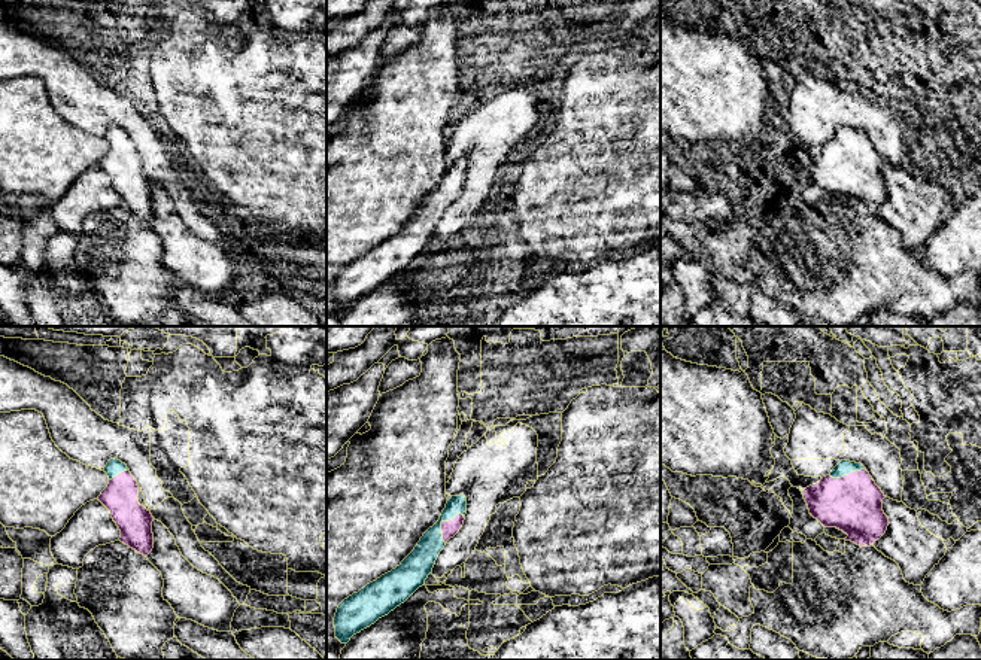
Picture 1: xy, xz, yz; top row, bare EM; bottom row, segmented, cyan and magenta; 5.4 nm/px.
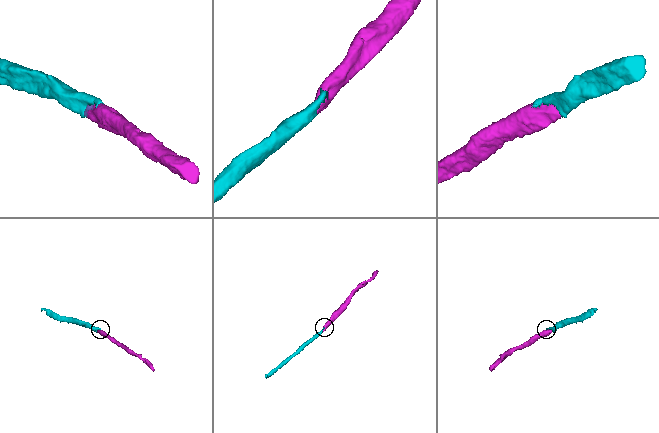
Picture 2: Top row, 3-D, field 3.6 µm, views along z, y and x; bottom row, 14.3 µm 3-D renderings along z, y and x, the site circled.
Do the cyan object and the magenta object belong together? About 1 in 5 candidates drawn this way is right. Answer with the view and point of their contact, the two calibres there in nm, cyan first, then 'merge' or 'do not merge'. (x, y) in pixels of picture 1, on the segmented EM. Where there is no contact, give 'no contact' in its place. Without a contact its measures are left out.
meets cyan in xz at (440, 523); 150 nm thick on the cyan side, 90 nm on the other; merge

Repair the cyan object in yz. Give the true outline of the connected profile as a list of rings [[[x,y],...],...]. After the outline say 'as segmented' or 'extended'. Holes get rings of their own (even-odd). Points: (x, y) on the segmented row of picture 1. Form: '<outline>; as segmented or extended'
[[[841,460],[802,495],[810,514],[824,527],[847,533],[845,541],[869,547],[887,530],[886,496],[862,463]]]; extended

